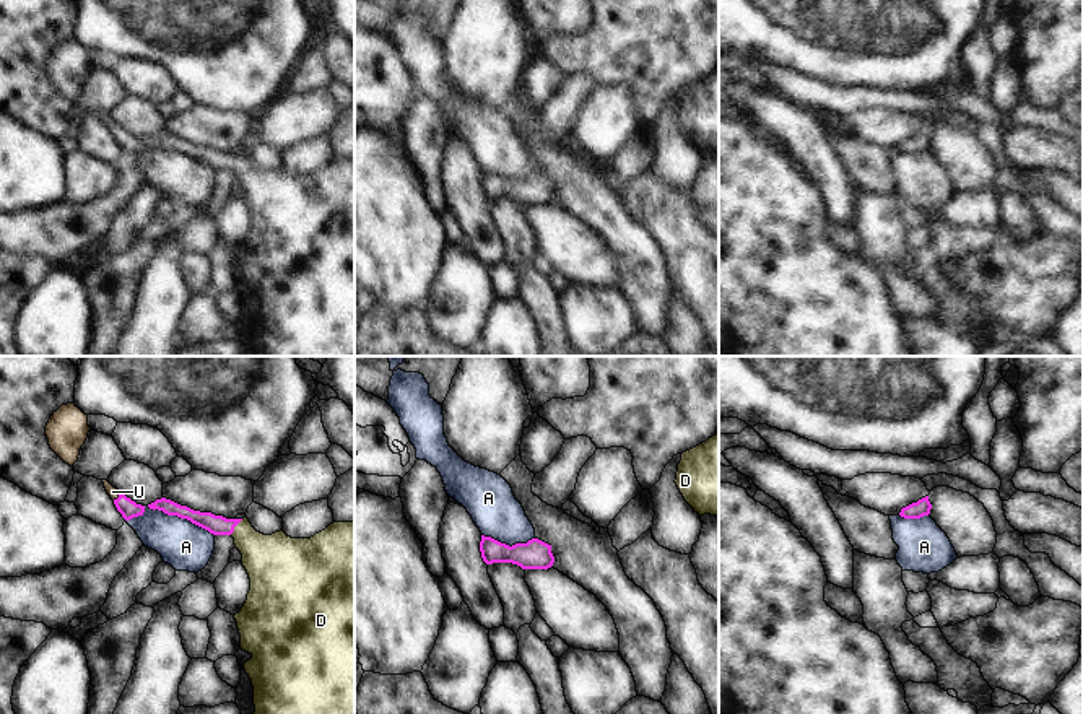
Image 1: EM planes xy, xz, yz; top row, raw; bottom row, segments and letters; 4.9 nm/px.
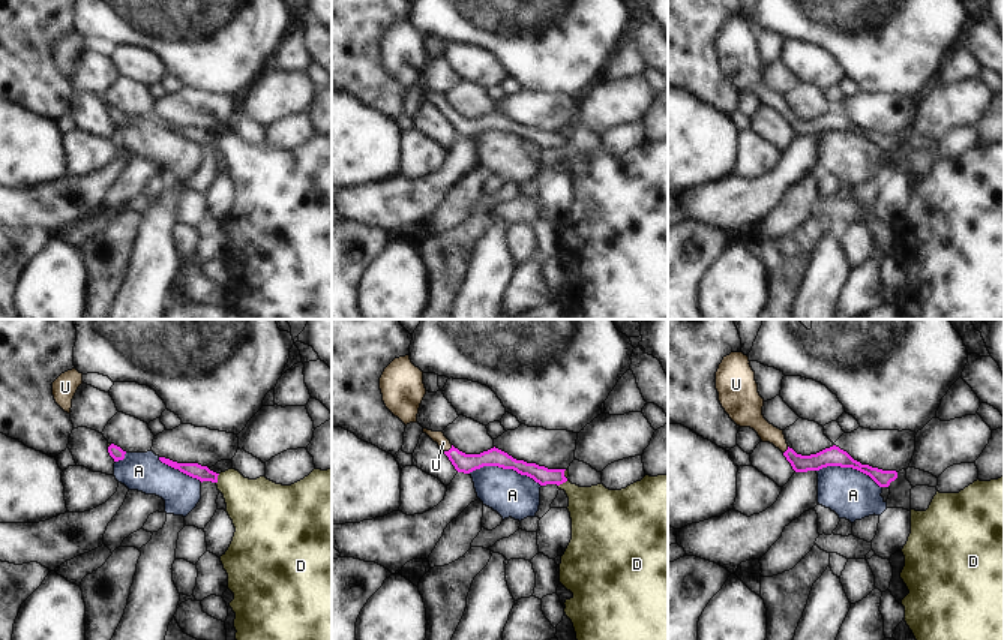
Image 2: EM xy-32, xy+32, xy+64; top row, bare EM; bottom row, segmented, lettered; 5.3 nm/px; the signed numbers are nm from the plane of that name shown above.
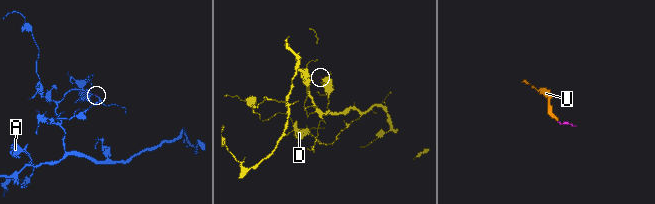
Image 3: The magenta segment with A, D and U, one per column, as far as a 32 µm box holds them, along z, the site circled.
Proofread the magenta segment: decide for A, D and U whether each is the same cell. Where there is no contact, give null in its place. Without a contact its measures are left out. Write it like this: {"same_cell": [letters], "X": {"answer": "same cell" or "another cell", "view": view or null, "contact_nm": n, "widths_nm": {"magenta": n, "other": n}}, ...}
{"same_cell": ["D", "U"], "A": {"answer": "another cell", "view": "xy", "contact_nm": 440, "widths_nm": {"magenta": 100, "other": 240}}, "D": {"answer": "same cell", "view": "xy", "contact_nm": 100, "widths_nm": {"magenta": 100, "other": 260}}, "U": {"answer": "same cell", "view": "xy", "contact_nm": 60, "widths_nm": {"magenta": 90, "other": 50}}}

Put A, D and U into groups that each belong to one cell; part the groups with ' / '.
A / D U

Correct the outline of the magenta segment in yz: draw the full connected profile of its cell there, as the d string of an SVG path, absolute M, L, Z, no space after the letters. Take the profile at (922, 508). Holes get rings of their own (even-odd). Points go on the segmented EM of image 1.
M929 496L919 499L917 503L912 503L901 509L899 516L904 519L920 519L924 516L929 516L932 509L932 504L929 501Z

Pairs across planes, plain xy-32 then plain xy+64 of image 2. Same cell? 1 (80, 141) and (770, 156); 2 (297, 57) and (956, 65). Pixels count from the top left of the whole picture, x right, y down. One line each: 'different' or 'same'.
1: same
2: same

